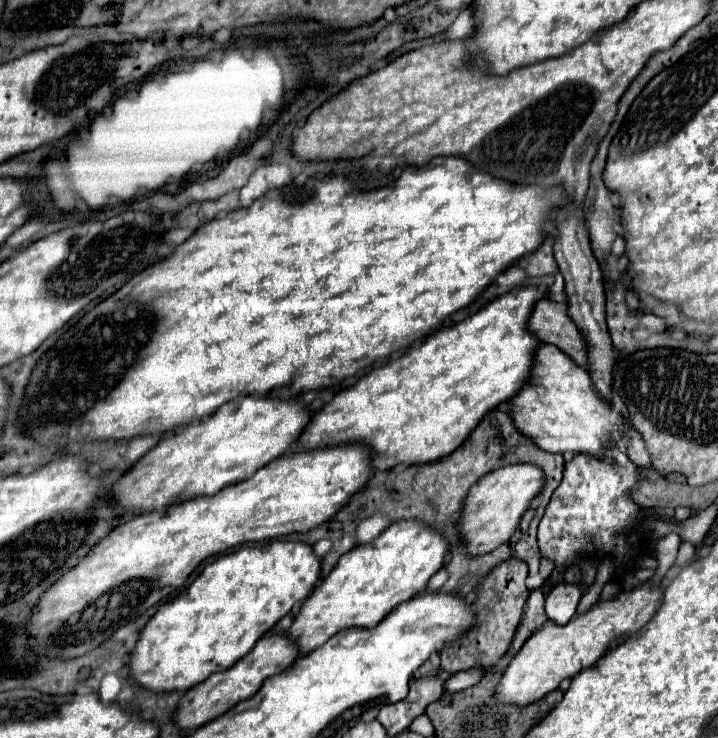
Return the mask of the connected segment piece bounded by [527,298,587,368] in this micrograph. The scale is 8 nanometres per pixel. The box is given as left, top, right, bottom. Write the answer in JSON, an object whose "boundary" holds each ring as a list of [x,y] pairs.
{"boundary":[[[537,300],[527,322],[527,330],[541,342],[555,344],[575,364],[587,368],[587,348],[583,334],[575,328],[575,322],[567,314],[567,304],[553,300]]]}

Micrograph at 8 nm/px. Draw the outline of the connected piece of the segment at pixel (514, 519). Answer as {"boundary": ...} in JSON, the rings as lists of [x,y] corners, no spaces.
{"boundary":[[[515,464],[489,472],[477,484],[471,486],[463,500],[463,512],[459,516],[459,536],[471,556],[487,554],[505,544],[517,530],[521,516],[529,502],[541,492],[545,482],[543,472],[533,464]]]}

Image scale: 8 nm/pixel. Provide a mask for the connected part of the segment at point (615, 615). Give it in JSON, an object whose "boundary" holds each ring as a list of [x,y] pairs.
{"boundary":[[[641,584],[629,592],[621,592],[615,598],[599,600],[593,604],[585,614],[575,614],[565,626],[547,620],[537,632],[533,632],[527,642],[521,646],[517,656],[507,666],[499,686],[497,686],[497,700],[515,706],[527,706],[547,692],[559,688],[561,680],[573,678],[579,670],[593,666],[599,656],[607,652],[607,646],[617,636],[625,636],[637,632],[653,618],[657,608],[663,602],[663,590],[659,586]]]}

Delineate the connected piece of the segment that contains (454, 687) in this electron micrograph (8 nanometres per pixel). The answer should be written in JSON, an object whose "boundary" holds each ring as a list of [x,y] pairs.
{"boundary":[[[471,668],[467,672],[459,672],[459,674],[453,674],[447,678],[447,684],[445,684],[445,690],[447,692],[459,692],[459,690],[465,690],[465,688],[471,688],[475,686],[481,676],[485,674],[483,668]]]}

